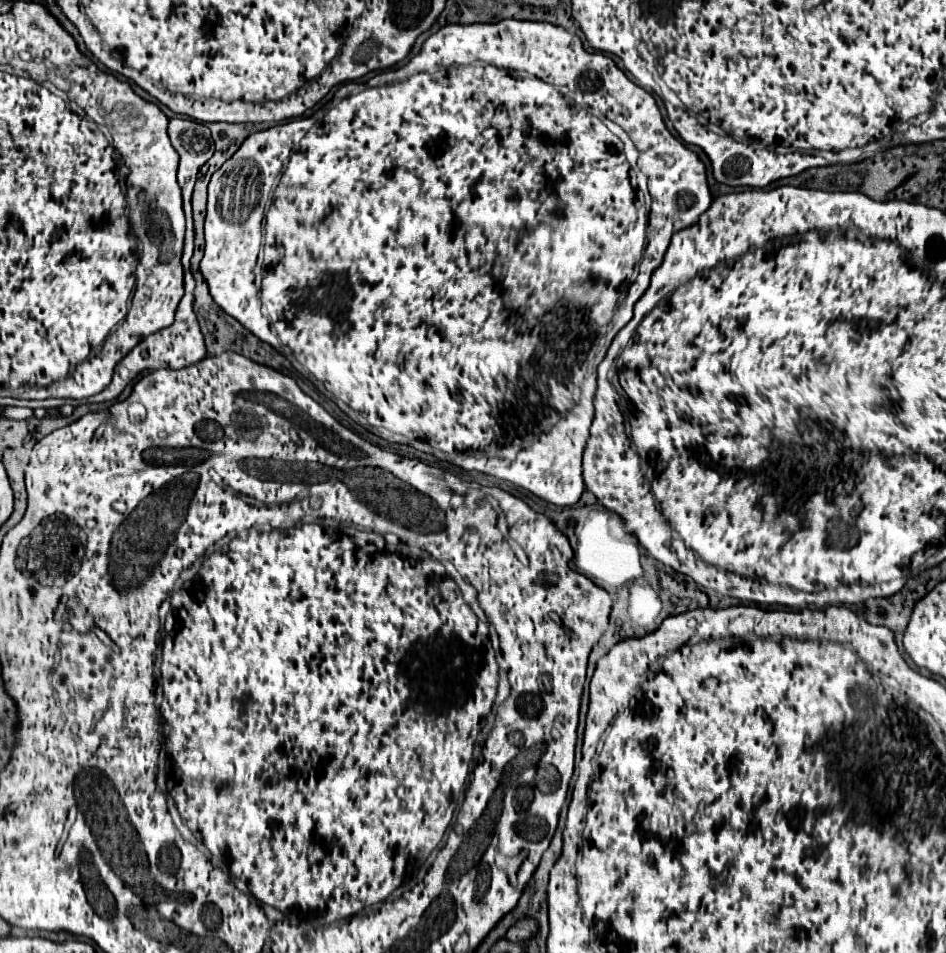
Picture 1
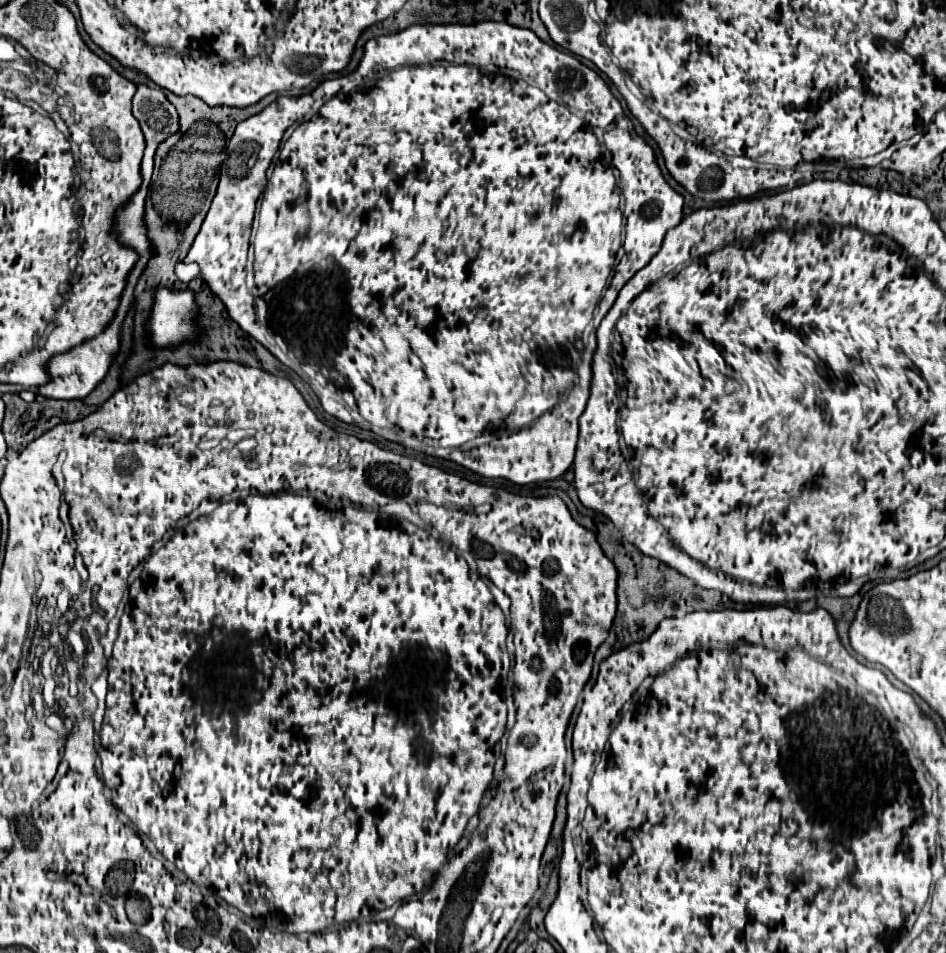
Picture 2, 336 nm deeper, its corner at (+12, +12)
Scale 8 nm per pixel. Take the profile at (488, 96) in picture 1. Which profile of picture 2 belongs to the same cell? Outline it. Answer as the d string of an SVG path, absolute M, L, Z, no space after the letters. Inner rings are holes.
M479 21L473 25L425 23L367 41L365 55L353 73L323 81L313 93L303 97L279 97L261 113L241 121L225 145L225 161L221 163L217 193L185 263L195 261L199 265L201 281L221 297L231 319L269 349L283 365L299 373L299 377L311 385L329 415L359 425L361 429L369 429L403 447L425 453L437 449L443 457L483 477L503 477L525 485L559 479L571 469L579 433L577 419L589 399L589 377L583 381L579 375L579 365L583 363L583 331L593 319L595 307L599 307L599 313L611 309L621 287L651 261L659 251L665 233L677 227L681 219L683 197L665 181L657 165L655 149L645 137L637 135L633 121L625 115L619 99L597 71L583 65L577 57L541 41L531 29L499 21ZM547 93L557 93L559 99L551 99ZM299 119L303 119L303 123L295 127L291 137L281 145L285 131ZM595 127L603 129L603 143L607 149L593 133ZM277 151L279 159L267 181L265 171ZM613 165L617 165L619 173L617 183ZM589 167L593 173L589 173ZM617 185L621 185L621 193L625 195L625 253L615 265L623 243L623 213L619 209ZM261 193L263 201L259 207L253 263L255 289L249 293L247 249ZM473 441L477 445L465 447Z

